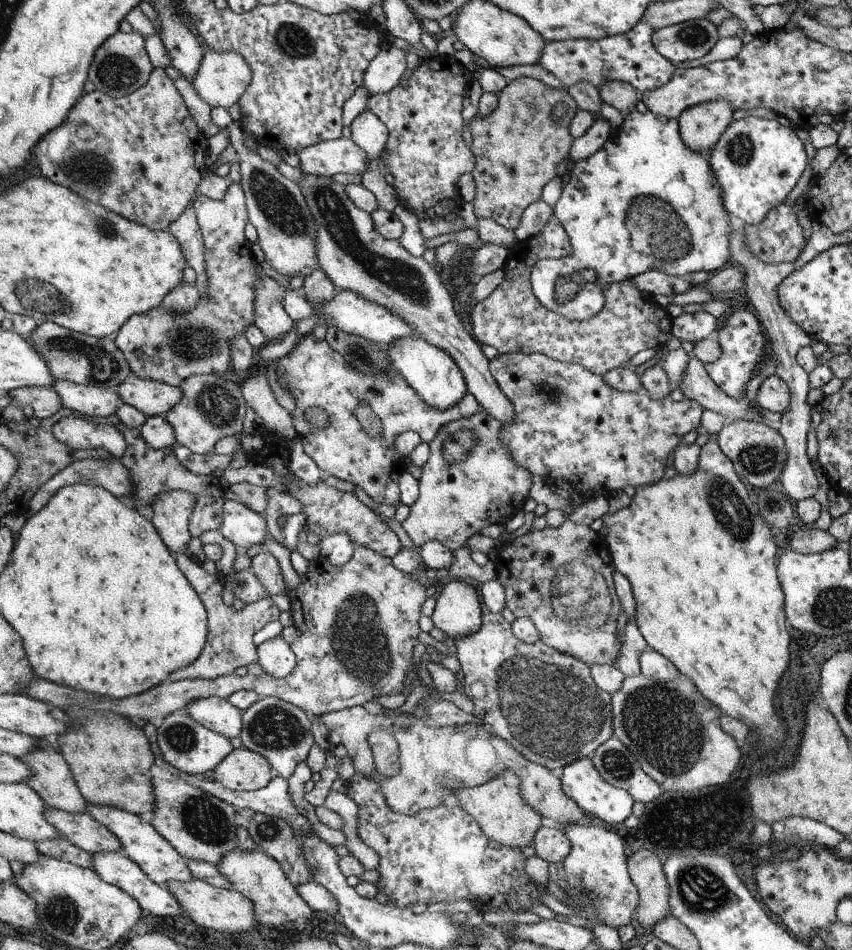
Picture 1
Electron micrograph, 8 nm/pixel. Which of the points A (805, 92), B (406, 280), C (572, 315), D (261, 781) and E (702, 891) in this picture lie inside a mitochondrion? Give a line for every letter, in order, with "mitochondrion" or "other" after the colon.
A: other
B: mitochondrion
C: other
D: other
E: mitochondrion

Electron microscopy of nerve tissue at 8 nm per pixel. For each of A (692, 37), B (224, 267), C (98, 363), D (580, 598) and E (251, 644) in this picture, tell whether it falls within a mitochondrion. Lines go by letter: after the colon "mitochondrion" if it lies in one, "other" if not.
A: mitochondrion
B: other
C: mitochondrion
D: mitochondrion
E: other

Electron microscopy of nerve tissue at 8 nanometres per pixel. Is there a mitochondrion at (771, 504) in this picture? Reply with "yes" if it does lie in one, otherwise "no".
yes

